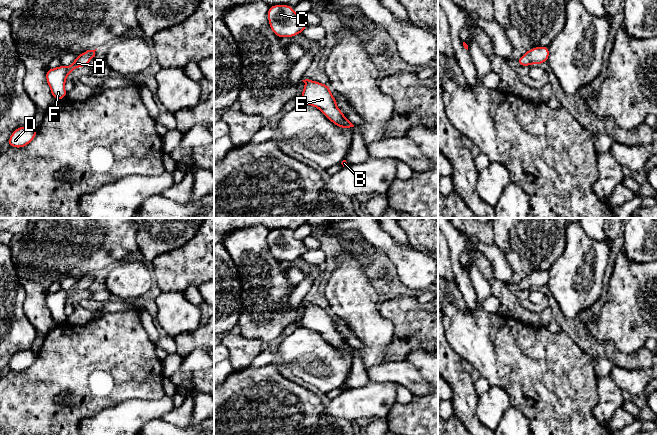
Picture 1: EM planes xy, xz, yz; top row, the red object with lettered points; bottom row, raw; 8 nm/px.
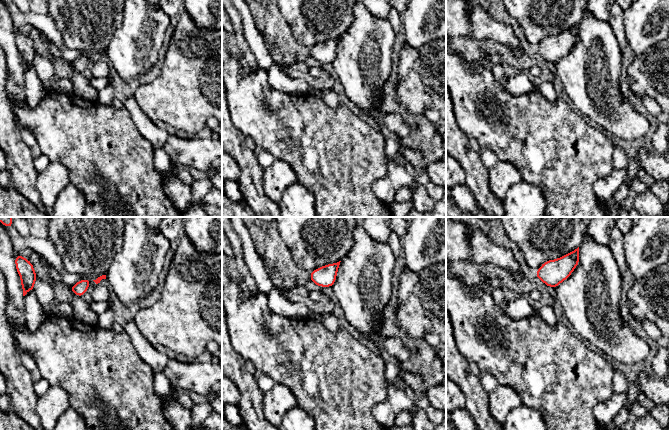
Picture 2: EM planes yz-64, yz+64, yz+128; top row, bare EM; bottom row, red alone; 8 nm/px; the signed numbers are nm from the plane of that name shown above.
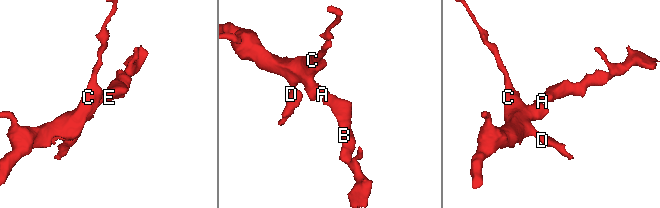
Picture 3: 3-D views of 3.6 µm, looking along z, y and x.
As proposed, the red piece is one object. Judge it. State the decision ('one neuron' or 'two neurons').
one neuron

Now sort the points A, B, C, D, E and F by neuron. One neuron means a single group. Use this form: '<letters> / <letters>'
A B C D E F

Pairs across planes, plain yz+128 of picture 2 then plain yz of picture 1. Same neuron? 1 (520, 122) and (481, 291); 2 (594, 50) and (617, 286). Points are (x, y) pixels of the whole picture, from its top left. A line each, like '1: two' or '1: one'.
1: two
2: two

